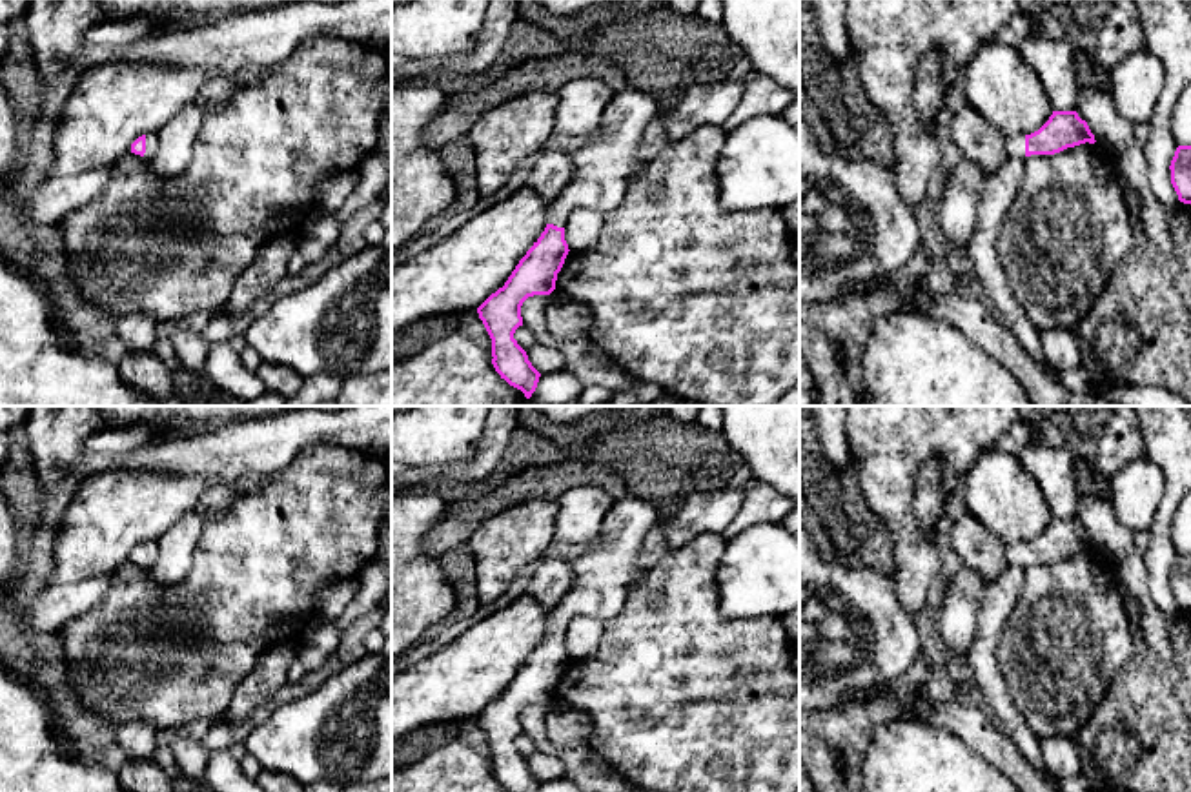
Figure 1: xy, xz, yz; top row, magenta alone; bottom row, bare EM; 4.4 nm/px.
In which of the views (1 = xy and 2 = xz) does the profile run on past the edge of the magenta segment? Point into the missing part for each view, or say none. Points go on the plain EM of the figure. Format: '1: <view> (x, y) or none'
1: xy (150, 547)
2: xz (605, 578)

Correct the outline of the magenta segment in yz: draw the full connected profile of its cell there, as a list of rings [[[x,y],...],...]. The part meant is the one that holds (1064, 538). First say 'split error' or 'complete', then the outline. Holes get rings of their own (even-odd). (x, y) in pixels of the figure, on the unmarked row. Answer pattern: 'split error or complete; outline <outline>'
split error; outline [[[1053,519],[1038,539],[1003,546],[1007,561],[1014,564],[1054,563],[1085,550],[1096,548],[1076,519]]]

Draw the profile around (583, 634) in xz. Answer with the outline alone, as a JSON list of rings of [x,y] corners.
[[[577,615],[565,630],[565,648],[570,659],[579,659],[592,654],[605,634],[605,623],[597,617]]]

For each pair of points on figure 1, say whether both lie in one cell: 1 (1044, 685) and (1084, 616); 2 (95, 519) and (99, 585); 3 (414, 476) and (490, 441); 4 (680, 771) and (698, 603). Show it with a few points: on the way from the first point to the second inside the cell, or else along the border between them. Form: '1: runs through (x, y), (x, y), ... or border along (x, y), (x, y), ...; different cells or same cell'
1: runs through (1058, 669), (1058, 650), (1069, 632); same cell
2: border along (113, 570), (102, 576), (57, 583); different cells
3: runs through (434, 476), (467, 472), (478, 461); same cell
4: runs through (680, 729), (680, 645); same cell

